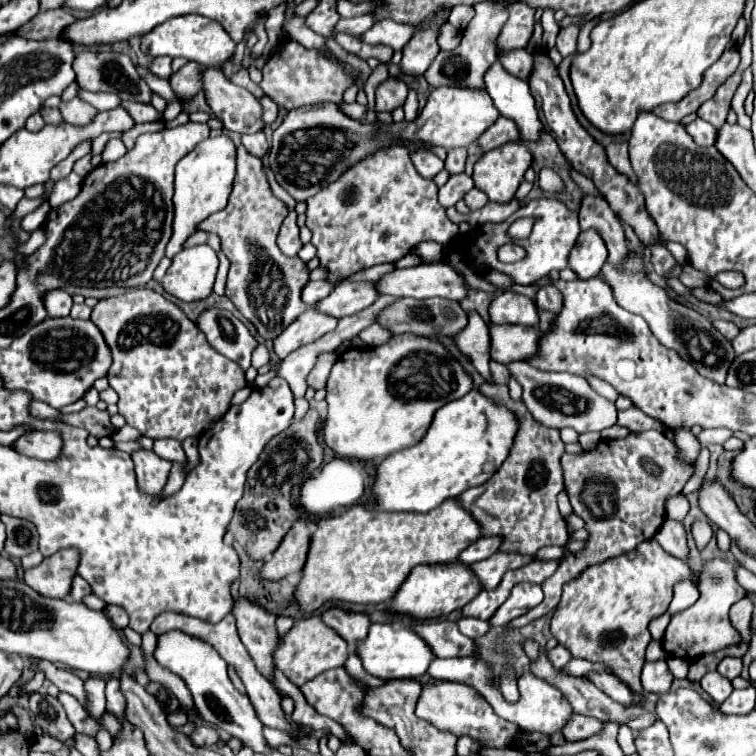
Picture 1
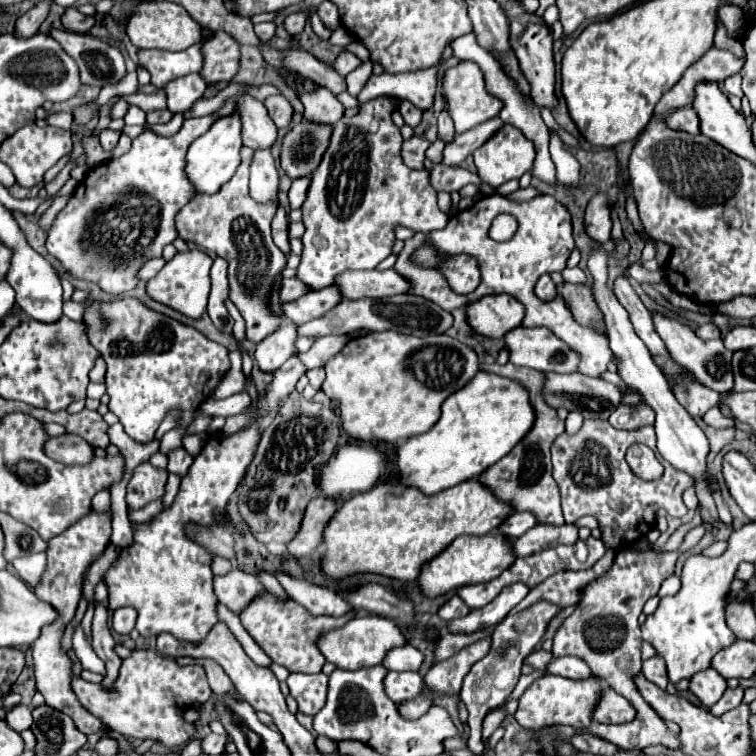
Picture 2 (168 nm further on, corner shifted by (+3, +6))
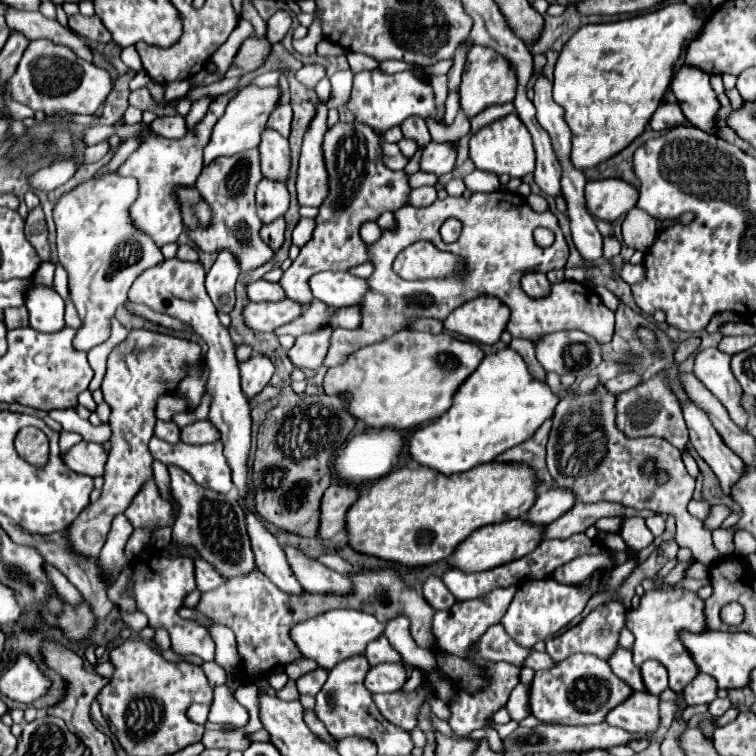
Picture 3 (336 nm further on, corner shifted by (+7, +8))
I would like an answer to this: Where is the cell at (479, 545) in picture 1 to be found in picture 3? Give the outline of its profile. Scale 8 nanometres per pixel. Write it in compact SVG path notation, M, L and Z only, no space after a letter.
M549 486L539 492L537 502L527 512L525 518L533 524L551 524L573 506L575 506L575 494L569 488Z

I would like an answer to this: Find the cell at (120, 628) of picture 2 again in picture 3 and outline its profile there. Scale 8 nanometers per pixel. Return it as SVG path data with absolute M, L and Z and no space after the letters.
M139 610L137 612L133 612L133 614L123 614L123 620L129 624L129 628L133 630L133 632L141 632L143 628L147 628L149 624L149 618L145 616L145 614L141 614Z

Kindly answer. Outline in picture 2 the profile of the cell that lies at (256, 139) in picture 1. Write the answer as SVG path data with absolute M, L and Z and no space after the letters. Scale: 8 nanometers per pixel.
M255 150L251 158L251 196L257 202L277 198L277 168L269 150Z

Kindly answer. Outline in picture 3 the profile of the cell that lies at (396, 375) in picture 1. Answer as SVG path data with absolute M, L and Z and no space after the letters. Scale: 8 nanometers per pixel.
M399 332L389 340L357 350L341 366L329 368L325 390L349 394L349 412L371 428L407 430L427 424L445 414L459 386L477 370L485 358L483 350L467 340L457 340L447 332Z

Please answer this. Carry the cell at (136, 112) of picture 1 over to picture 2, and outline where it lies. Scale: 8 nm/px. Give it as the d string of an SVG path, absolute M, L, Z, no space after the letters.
M151 110L147 112L147 124L159 124L159 122L169 122L171 120L171 112L169 110Z

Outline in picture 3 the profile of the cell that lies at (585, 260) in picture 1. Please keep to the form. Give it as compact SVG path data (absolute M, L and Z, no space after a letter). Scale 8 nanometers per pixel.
M605 178L587 182L585 186L585 202L593 216L601 216L603 220L617 220L627 214L639 200L639 190L625 180Z

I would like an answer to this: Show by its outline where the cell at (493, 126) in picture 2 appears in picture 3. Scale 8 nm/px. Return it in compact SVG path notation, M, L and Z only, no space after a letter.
M429 142L421 152L419 170L427 172L427 174L435 174L439 178L439 176L453 170L455 158L457 158L457 154L449 144L445 144L445 142Z

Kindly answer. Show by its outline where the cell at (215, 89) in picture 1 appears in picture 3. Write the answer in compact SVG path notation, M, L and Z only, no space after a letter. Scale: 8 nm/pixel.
M265 128L259 150L261 150L263 176L267 180L285 184L291 168L291 152L287 138L283 138L279 132L273 132L271 128Z

